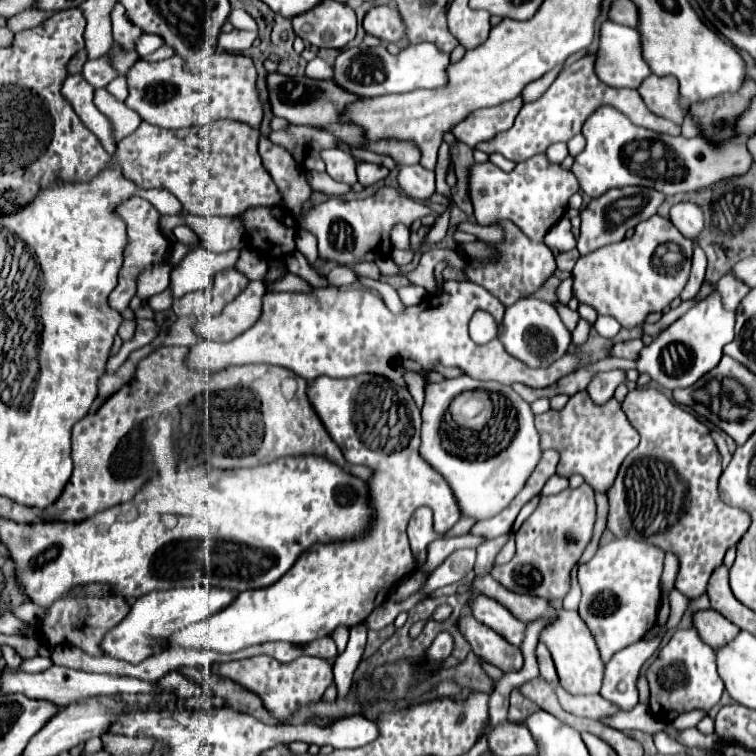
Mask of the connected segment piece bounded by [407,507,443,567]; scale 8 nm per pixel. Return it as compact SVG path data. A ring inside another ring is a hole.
M419 507L415 511L415 515L409 521L407 527L407 535L409 535L409 543L411 549L415 553L415 557L419 559L419 567L425 563L425 555L427 555L427 545L435 539L441 539L443 535L437 535L433 531L433 513L429 507Z

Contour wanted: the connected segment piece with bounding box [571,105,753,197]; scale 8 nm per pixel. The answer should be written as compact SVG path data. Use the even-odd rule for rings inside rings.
M607 105L599 107L587 119L583 125L583 135L587 145L575 157L571 171L589 197L599 197L609 189L623 185L639 185L663 191L663 195L695 193L719 181L743 175L753 163L753 157L743 141L719 143L719 147L711 147L711 143L703 137L687 139L683 135L659 135L651 129L633 125L623 113Z

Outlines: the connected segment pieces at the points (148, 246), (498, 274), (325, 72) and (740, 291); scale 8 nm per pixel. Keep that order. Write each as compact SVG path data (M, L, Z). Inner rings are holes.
M133 197L119 207L119 215L127 223L127 247L123 251L123 267L119 271L119 283L109 295L109 307L115 311L127 309L131 297L135 295L135 277L139 275L139 271L145 269L147 265L163 263L169 253L169 241L161 235L161 229L159 229L159 213L155 213L151 203L139 197Z
M499 221L499 223L505 229L505 241L495 245L495 249L501 253L501 257L497 259L497 263L473 261L471 263L473 269L469 269L467 275L471 281L475 281L477 285L491 291L491 295L495 295L505 307L509 307L517 299L535 293L543 285L543 281L547 281L555 273L555 259L553 259L551 249L545 243L535 243L535 241L527 239L527 235L523 235L519 231L519 227L513 225L511 221Z
M315 57L313 61L307 63L305 75L311 77L311 79L331 79L331 77L333 77L333 69L331 69L323 59Z
M731 273L721 277L721 281L715 285L715 289L719 291L719 295L723 299L723 307L727 307L727 311L735 311L739 301L749 293L749 287L741 281L737 281Z

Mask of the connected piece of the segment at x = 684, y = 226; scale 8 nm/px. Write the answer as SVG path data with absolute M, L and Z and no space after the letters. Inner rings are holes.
M695 203L673 205L669 211L669 219L687 239L697 239L703 229L703 211L699 211Z

